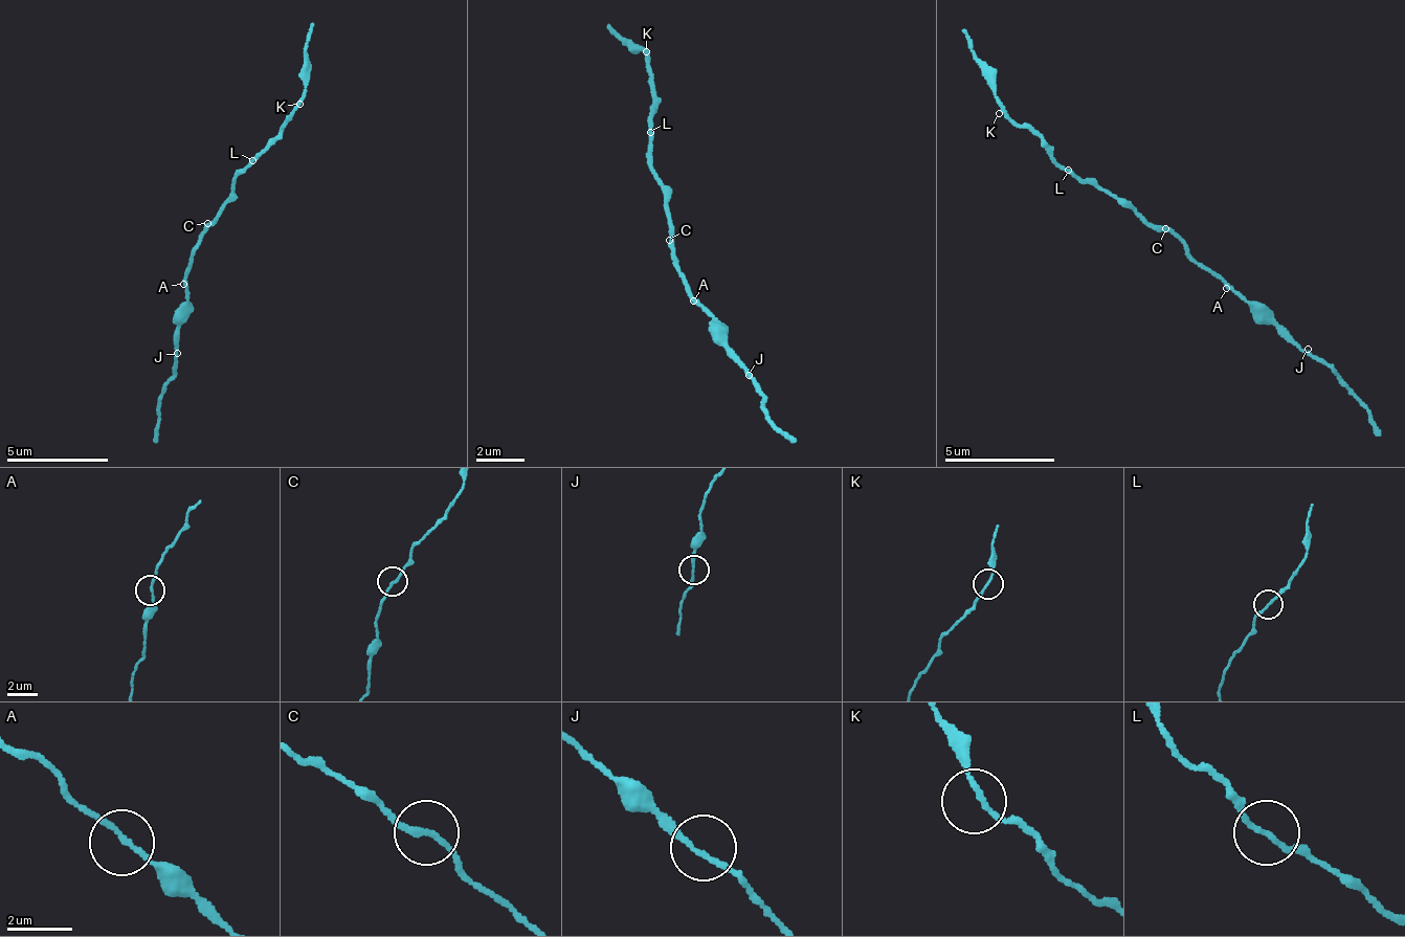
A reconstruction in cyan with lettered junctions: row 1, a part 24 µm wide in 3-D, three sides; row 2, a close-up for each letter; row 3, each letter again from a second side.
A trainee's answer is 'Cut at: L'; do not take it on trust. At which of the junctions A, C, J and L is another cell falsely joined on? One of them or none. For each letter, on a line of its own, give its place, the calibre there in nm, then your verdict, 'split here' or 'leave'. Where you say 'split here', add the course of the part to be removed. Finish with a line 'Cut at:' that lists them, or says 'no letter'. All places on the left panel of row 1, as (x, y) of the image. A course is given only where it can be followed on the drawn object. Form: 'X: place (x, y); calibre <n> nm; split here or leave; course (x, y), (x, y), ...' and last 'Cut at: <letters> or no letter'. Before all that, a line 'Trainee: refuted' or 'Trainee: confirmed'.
Trainee: confirmed
A: place (183, 284); calibre 150 nm; leave
C: place (207, 223); calibre 180 nm; leave
J: place (177, 353); calibre 140 nm; leave
L: place (252, 160); calibre 130 nm; split here; course (254, 161), (304, 94), (314, 23)
Cut at: L

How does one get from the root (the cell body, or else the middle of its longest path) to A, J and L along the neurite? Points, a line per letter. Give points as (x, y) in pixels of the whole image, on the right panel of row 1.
A: (1163, 227), (1173, 228), (1194, 260), (1206, 265), (1226, 288)
J: (1163, 227), (1173, 228), (1194, 260), (1216, 271), (1250, 304), (1266, 311), (1308, 349)
L: (1163, 227), (1142, 220), (1133, 208), (1122, 207), (1095, 185), (1080, 183), (1070, 177), (1067, 171)

